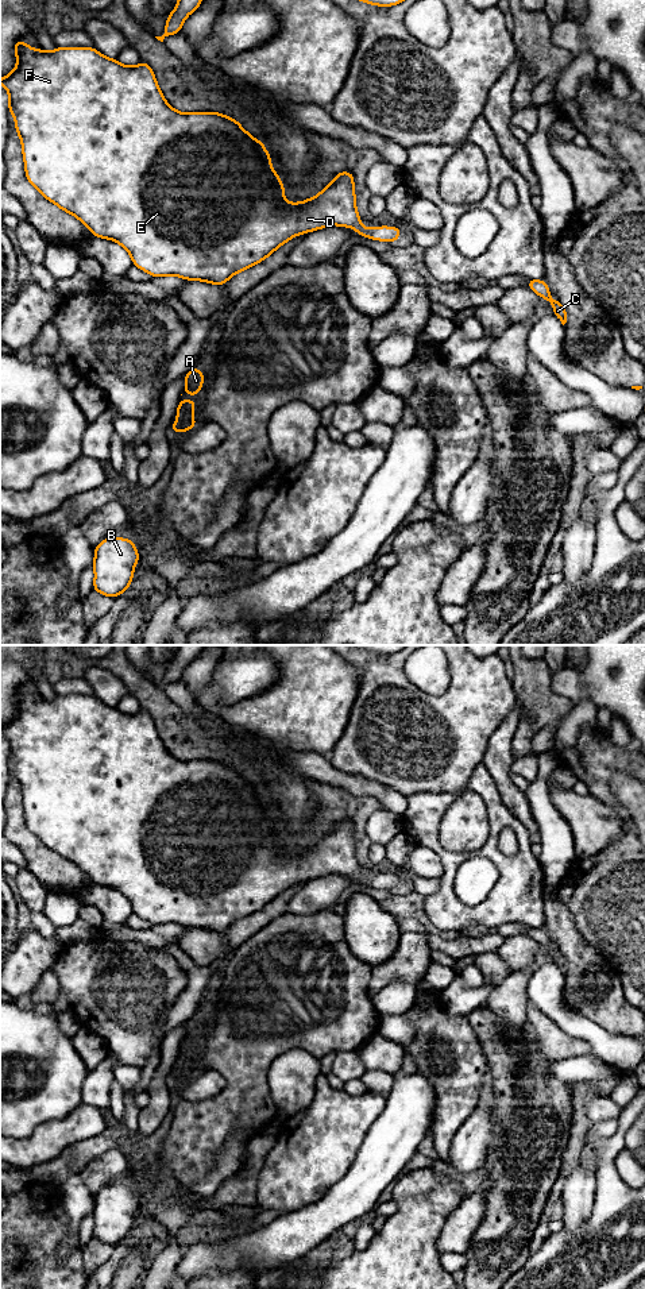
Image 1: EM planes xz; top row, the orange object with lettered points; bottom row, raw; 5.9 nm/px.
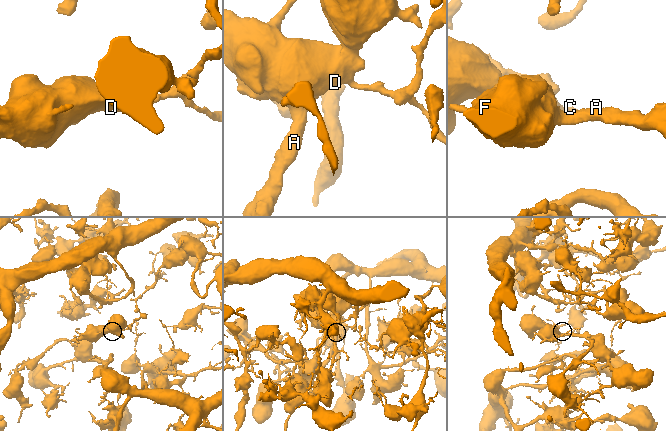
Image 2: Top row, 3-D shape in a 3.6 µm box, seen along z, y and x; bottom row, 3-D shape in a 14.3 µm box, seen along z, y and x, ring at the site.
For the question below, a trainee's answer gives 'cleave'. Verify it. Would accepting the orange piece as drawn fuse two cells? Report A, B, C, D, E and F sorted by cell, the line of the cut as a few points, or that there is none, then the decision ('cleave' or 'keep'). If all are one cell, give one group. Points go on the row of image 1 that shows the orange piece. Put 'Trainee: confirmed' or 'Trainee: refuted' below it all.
groups A B C D E F; cut none; keep
Trainee: refuted

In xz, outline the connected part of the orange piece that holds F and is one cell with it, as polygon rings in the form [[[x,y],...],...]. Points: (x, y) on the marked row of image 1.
[[[22,39],[13,45],[18,58],[15,69],[0,84],[8,90],[8,113],[15,116],[15,130],[22,142],[24,170],[28,182],[40,192],[40,194],[55,204],[62,211],[76,216],[85,224],[90,234],[97,238],[109,239],[119,243],[131,255],[134,266],[151,274],[154,278],[165,275],[177,275],[186,281],[204,281],[212,285],[225,285],[235,274],[244,271],[270,256],[283,243],[297,235],[308,234],[329,225],[341,225],[354,228],[358,235],[372,240],[395,243],[403,228],[375,227],[367,228],[360,224],[356,211],[356,196],[354,189],[355,178],[351,171],[341,171],[335,175],[317,196],[301,202],[286,202],[283,198],[285,186],[281,177],[271,167],[271,157],[264,148],[262,140],[250,135],[237,120],[217,112],[192,112],[184,113],[171,108],[158,86],[155,74],[150,65],[142,61],[136,66],[124,66],[119,61],[108,58],[94,47],[57,47],[54,51],[43,49],[34,50]]]

